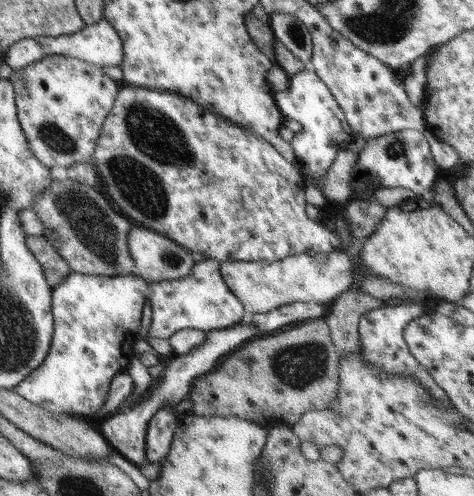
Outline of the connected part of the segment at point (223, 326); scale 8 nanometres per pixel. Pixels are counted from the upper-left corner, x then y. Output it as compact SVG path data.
M206 258L194 263L190 274L178 280L166 280L148 284L142 276L92 276L73 272L60 286L54 286L52 292L52 317L54 336L46 360L37 371L28 374L28 378L15 390L32 404L46 409L51 414L82 417L94 422L94 416L100 416L100 410L108 396L112 394L112 380L117 373L128 372L132 368L136 340L140 340L140 329L144 328L144 312L152 310L152 322L148 334L152 338L168 340L183 329L216 332L234 328L247 318L244 306L230 290L220 274L219 261Z

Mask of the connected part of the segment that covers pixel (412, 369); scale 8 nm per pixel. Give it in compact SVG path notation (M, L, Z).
M403 303L398 304L398 306L388 307L384 305L378 309L373 309L372 311L366 312L359 322L360 330L360 354L364 360L368 360L368 364L376 366L376 368L382 368L386 372L392 372L392 374L398 374L398 376L416 376L424 388L428 388L428 392L432 392L432 398L438 400L440 404L444 404L444 408L448 406L453 406L450 398L446 396L446 392L432 380L430 374L416 361L416 358L412 356L408 346L406 345L406 340L404 340L404 328L420 318L422 314L425 314L425 308L419 303Z

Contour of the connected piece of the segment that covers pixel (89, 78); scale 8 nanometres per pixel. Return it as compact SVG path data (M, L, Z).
M62 54L44 56L36 64L30 64L22 70L12 70L8 80L14 86L17 118L31 144L32 152L48 168L68 169L79 163L91 162L92 156L95 156L95 149L99 145L104 120L106 116L111 115L115 101L118 99L119 82L114 82L103 72L103 68L96 64L90 64L74 56L62 56Z

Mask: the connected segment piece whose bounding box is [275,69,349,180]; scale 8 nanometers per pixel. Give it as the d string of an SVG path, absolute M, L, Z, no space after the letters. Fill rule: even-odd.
M306 69L299 75L292 76L288 91L276 92L275 96L284 116L302 125L302 131L294 136L291 143L294 146L297 163L310 178L324 178L338 150L342 145L345 146L349 139L348 124L342 108L314 69Z

